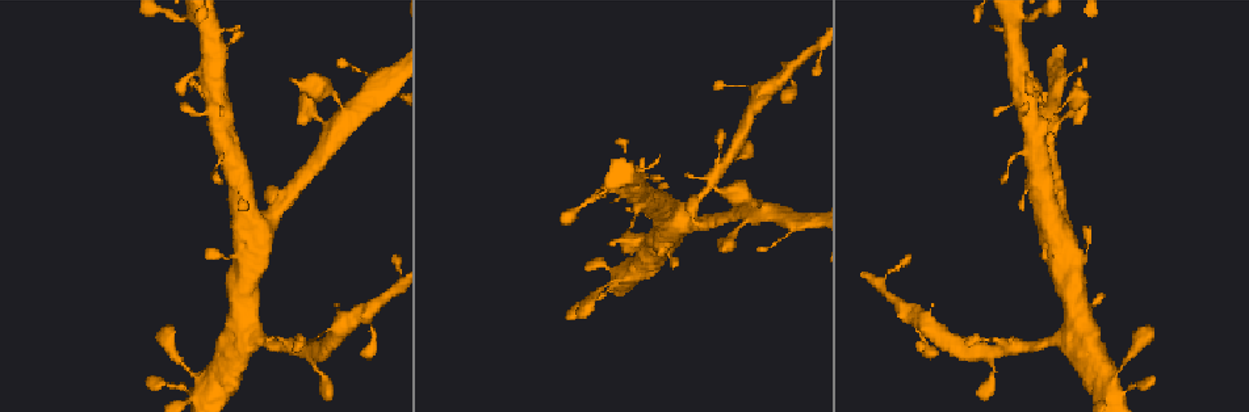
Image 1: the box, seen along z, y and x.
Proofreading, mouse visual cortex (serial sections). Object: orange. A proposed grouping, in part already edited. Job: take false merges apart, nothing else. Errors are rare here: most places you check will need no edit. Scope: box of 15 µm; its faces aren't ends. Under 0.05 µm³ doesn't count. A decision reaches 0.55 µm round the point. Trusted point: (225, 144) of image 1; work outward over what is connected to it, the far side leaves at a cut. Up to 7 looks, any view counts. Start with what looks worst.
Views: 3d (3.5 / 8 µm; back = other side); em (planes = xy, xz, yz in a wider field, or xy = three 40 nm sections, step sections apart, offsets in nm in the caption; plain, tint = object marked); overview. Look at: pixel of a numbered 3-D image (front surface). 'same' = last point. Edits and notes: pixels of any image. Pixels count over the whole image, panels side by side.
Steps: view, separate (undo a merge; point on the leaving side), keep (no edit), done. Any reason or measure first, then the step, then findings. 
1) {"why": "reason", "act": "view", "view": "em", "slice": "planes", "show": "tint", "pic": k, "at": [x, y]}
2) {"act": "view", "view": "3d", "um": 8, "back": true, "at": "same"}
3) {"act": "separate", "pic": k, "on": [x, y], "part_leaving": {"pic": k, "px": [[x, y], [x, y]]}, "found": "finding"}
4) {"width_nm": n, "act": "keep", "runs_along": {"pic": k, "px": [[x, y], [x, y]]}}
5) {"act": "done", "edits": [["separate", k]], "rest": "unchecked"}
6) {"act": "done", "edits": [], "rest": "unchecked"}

{"why": "thin neck", "act": "view", "view": "3d", "um": 3.5, "back": true, "pic": 1, "at": [1018, 15]}

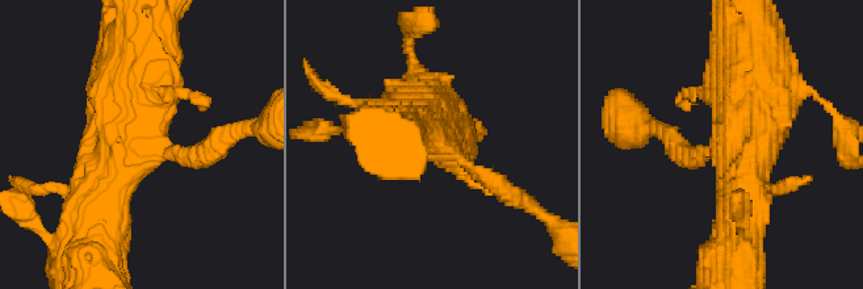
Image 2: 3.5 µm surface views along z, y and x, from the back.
{"why": "need the tissue", "act": "view", "view": "em", "slice": "xy", "step": 2, "show": "tint", "pic": 2, "at": [153, 144]}

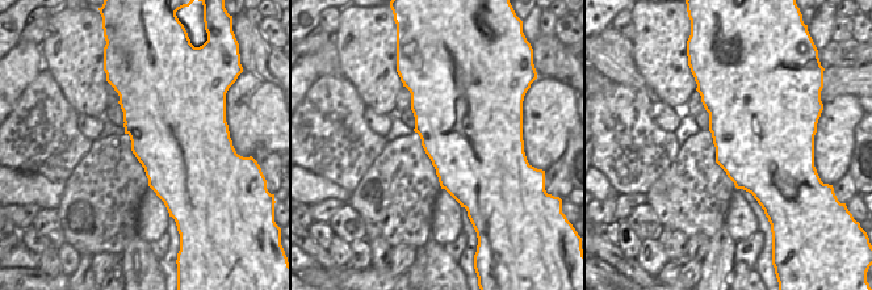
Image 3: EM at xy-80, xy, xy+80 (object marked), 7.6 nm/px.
{"act": "view", "view": "em", "slice": "xy", "step": 5, "show": "tint", "at": "same"}

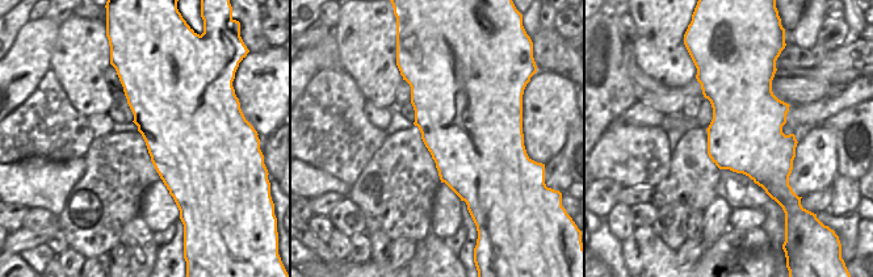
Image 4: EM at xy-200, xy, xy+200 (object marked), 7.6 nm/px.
{"width_nm": 700, "act": "keep", "runs_along": {"pic": 2, "px": [[99, 226], [135, 145], [200, 154]]}, "found": "all the same cell"}

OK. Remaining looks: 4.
{"act": "view", "view": "3d", "um": 8, "pic": 1, "at": [1038, 182]}

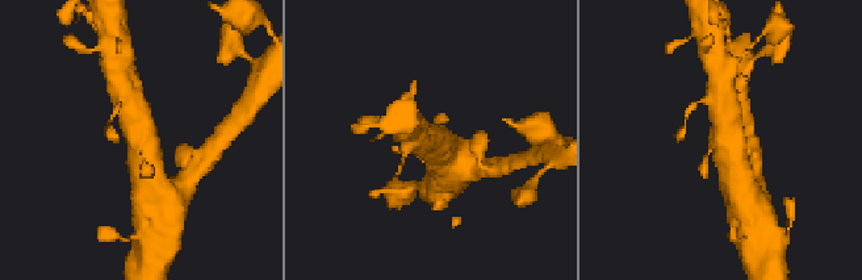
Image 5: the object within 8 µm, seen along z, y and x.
{"why": "now the EM", "act": "view", "view": "em", "slice": "xy", "step": 3, "show": "tint", "pic": 5, "at": [725, 141]}

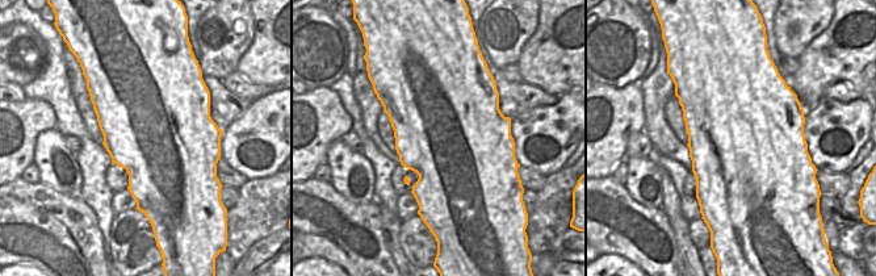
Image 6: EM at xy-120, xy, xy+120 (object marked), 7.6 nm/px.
{"act": "keep", "runs_along": {"pic": 5, "px": [[130, 105], [145, 142], [151, 176]]}, "found": "one cell here"}

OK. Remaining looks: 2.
{"act": "done", "edits": [], "rest": "unchecked"}

